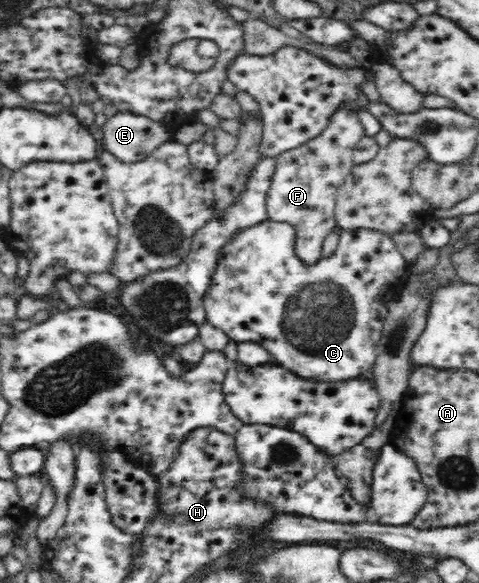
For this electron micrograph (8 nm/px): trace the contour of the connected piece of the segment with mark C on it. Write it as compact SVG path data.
M267 219L257 226L238 230L232 236L232 240L223 247L223 250L220 250L219 262L215 274L212 276L211 286L203 300L207 322L223 330L230 339L237 343L255 342L260 344L273 358L274 364L280 365L300 378L314 378L314 380L322 380L322 382L340 382L340 380L348 381L352 378L368 376L370 374L369 368L372 368L376 362L377 342L380 340L383 322L388 314L386 302L382 302L382 298L388 293L396 294L398 288L404 285L406 276L410 271L409 264L402 257L394 239L389 234L377 230L354 229L342 230L334 254L328 258L322 257L316 264L308 267L295 254L296 229L294 228L295 226L289 222L275 222L275 220Z

